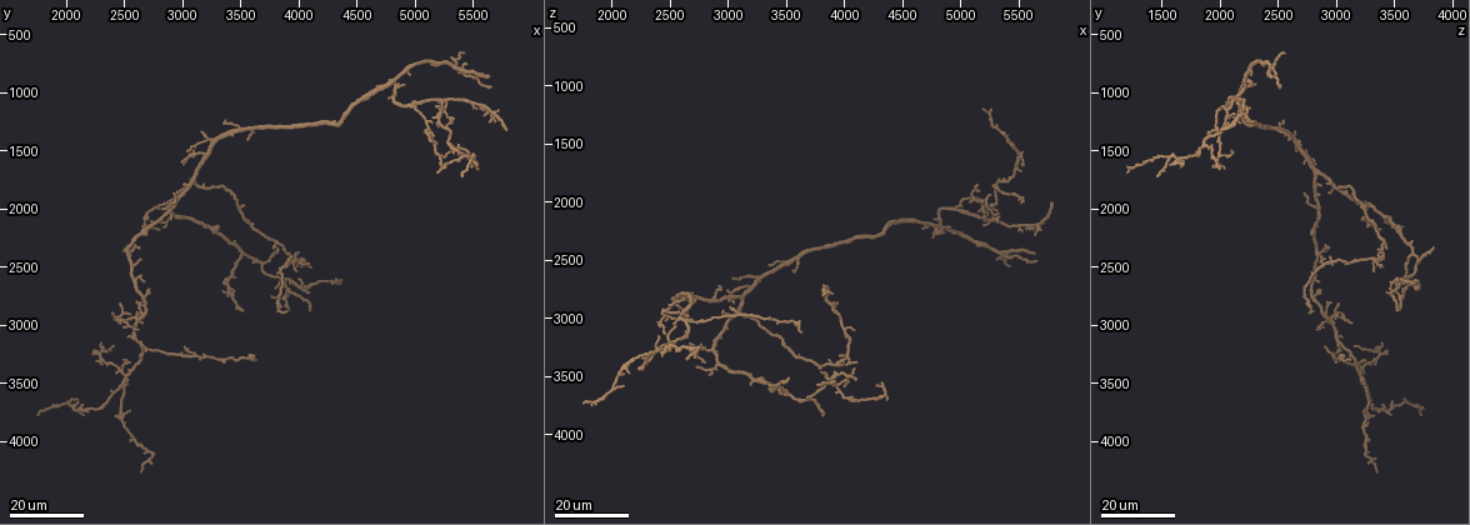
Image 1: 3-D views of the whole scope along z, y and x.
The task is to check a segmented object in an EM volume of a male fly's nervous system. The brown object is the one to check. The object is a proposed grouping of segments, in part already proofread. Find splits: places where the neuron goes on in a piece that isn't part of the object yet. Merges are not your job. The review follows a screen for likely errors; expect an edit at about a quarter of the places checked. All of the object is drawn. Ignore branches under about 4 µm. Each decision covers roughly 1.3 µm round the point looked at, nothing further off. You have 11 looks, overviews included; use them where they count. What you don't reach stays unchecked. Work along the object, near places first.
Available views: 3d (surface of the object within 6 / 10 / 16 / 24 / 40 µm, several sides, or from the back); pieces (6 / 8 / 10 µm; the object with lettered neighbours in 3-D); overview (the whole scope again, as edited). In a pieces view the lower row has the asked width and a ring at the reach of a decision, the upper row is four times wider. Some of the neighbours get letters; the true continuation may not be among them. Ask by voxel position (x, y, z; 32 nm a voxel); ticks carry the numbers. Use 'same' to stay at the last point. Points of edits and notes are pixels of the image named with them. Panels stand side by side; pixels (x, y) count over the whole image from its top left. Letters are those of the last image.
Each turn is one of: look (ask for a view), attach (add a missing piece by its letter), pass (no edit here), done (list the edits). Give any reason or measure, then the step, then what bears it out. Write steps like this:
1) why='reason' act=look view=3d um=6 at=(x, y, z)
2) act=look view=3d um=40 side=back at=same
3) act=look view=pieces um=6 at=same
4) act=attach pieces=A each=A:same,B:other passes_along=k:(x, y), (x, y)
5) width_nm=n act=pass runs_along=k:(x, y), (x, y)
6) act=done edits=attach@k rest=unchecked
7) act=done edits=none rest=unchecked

why='branch stops here' act=look view=3d um=24 at=(5640, 860, 2440)

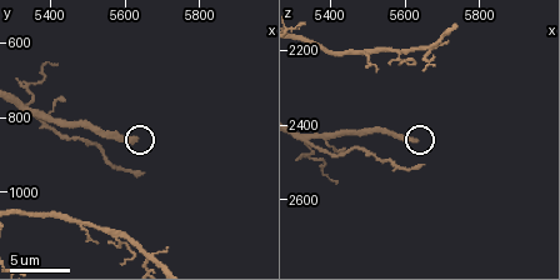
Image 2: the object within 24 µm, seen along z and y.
act=look view=pieces um=6 at=(5630, 860, 2440)

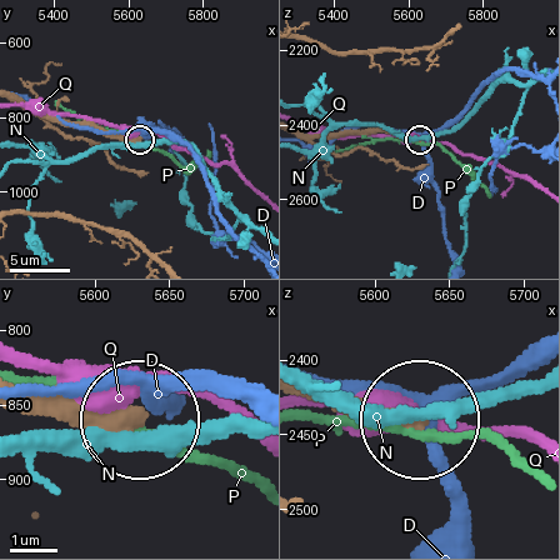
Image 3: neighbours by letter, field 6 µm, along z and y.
act=pass each=D:other,N:other,P:other,Q:other runs_along=3:(20, 385), (135, 416) found='none of them fits'

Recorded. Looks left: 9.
why='an open end' act=look view=3d um=24 at=(5800, 1300, 2020)

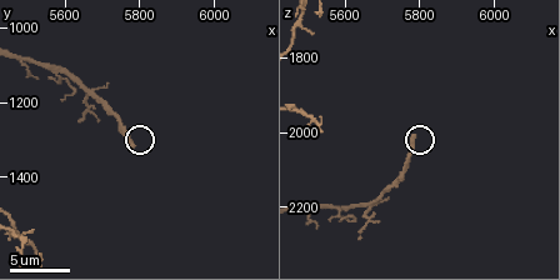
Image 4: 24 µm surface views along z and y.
act=look view=pieces um=10 at=(5780, 1320, 2020)

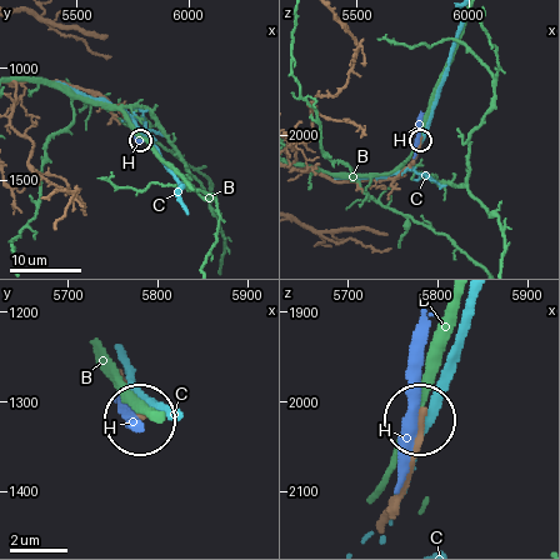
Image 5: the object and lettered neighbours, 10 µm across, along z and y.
act=pass each=B:other,C:other,H:other found='no lettered piece goes on from it'

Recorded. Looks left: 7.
why='thin end' act=look view=3d um=16 at=(5540, 1640, 2020)

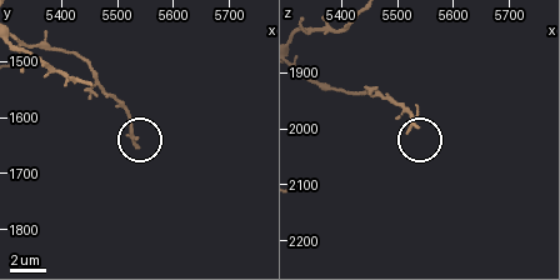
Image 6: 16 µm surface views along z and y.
act=look view=3d um=10 at=(5530, 1650, 2000)

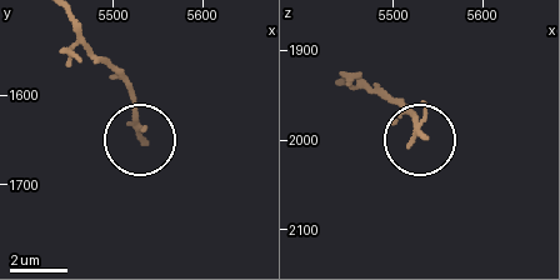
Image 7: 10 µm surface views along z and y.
act=look view=pieces um=6 at=(5535, 1650, 1995)

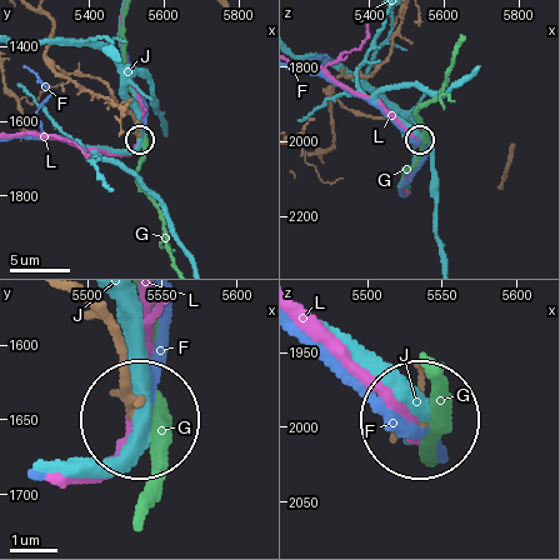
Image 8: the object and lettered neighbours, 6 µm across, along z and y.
act=pass each=F:other,G:other,J:other,L:other runs_along=8:(51, 20), (50, 59), (100, 80), (138, 139) found='no lettered piece goes on from it'

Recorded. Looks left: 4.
act=look view=3d um=24 at=(5400, 1740, 1440)

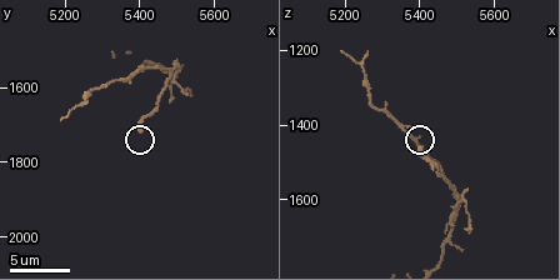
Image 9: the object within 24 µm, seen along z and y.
act=look view=pieces um=8 at=(5400, 1710, 1460)

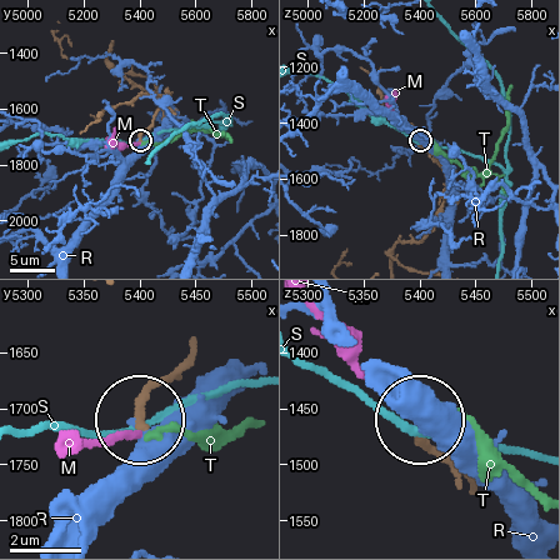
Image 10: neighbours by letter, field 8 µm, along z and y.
act=pass each=M:other,R:other,S:other,T:other found='no lettered piece goes on from it'

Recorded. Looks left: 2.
why='branch stops here' act=look view=pieces um=10 at=(5430, 750, 2470)

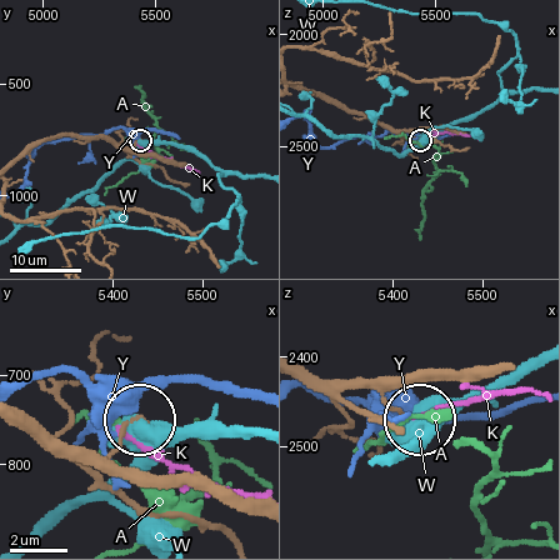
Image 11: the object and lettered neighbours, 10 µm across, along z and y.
width_nm=240 act=pass each=A:other,K:other,W:other,Y:other runs_along=11:(36, 145), (73, 135), (104, 136), (130, 149), (139, 139) found='no lettered piece goes on from it'

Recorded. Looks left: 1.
act=done edits=none rest=unchecked

